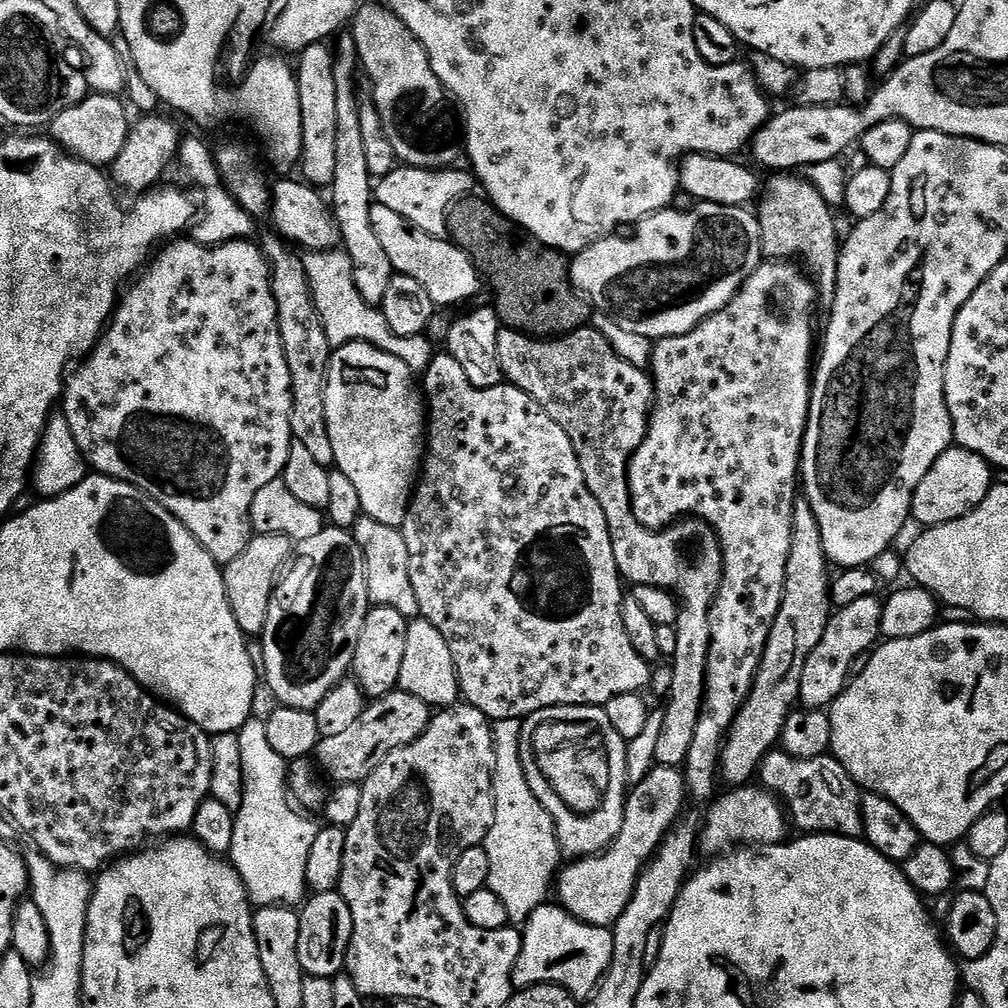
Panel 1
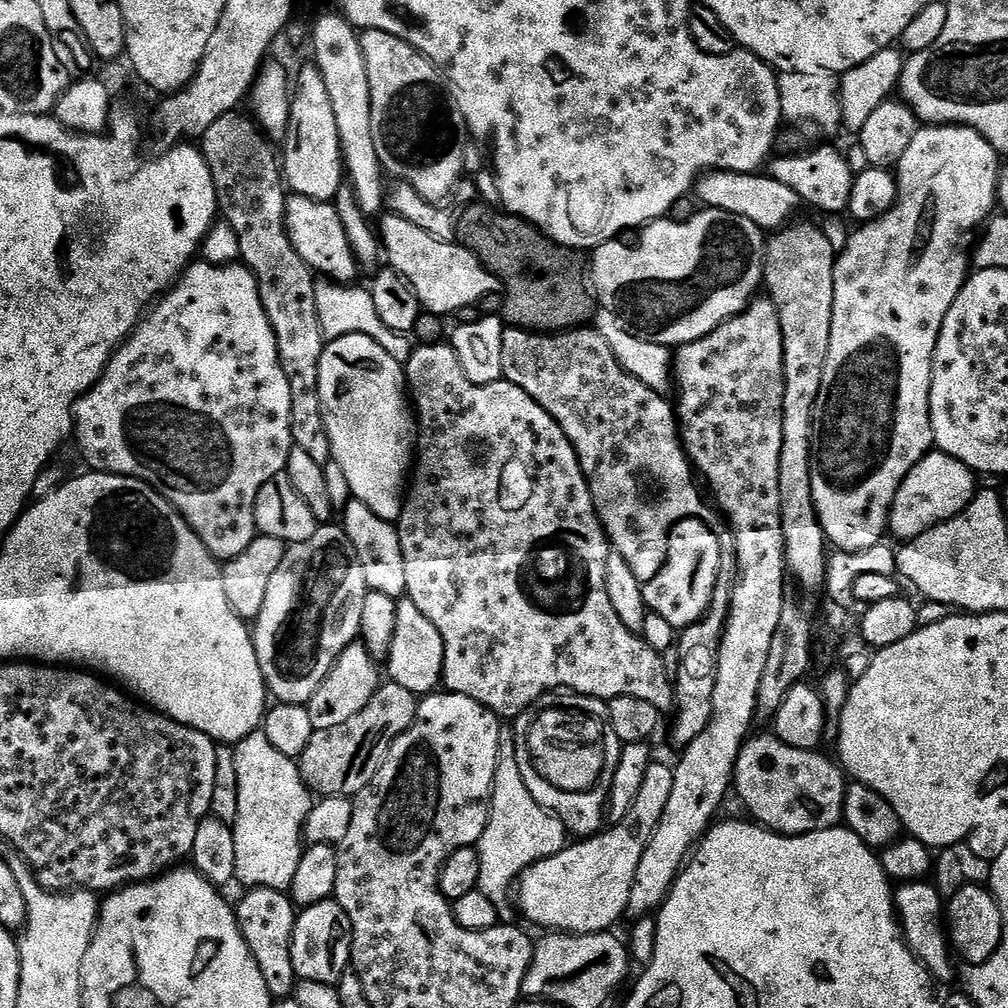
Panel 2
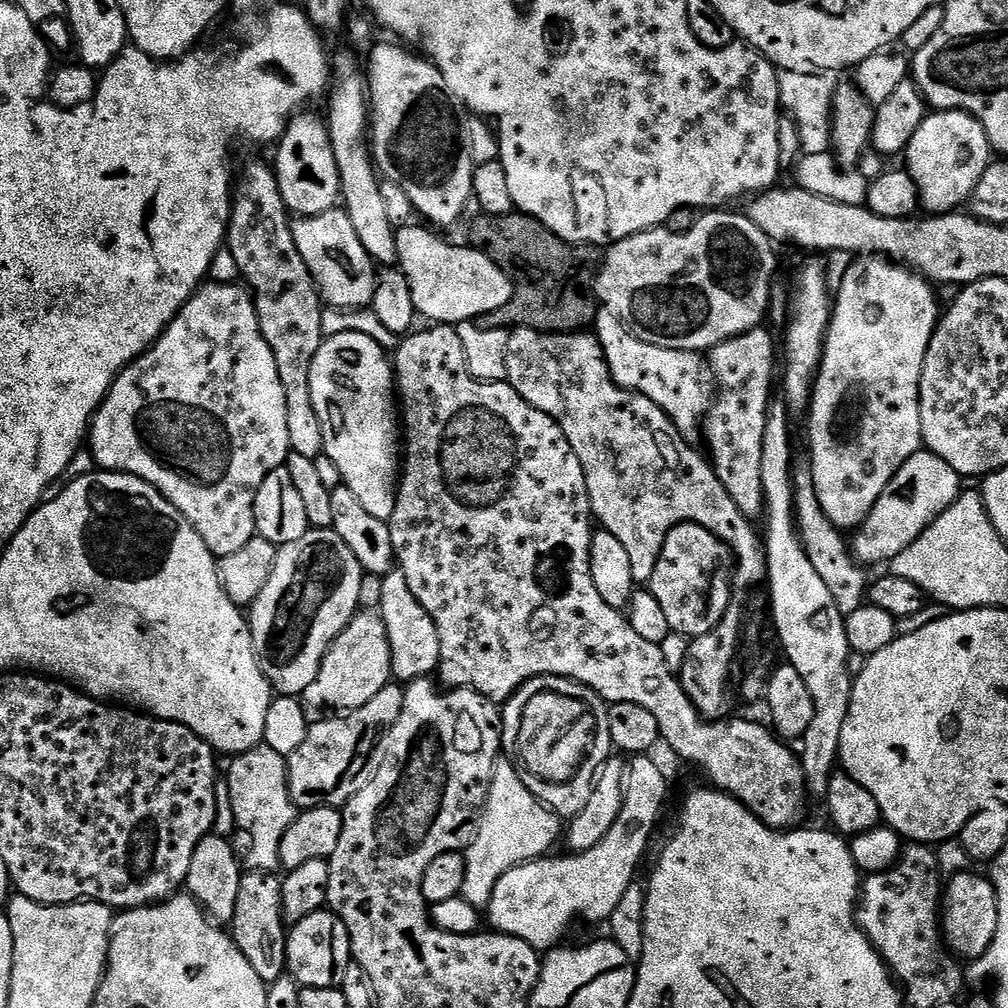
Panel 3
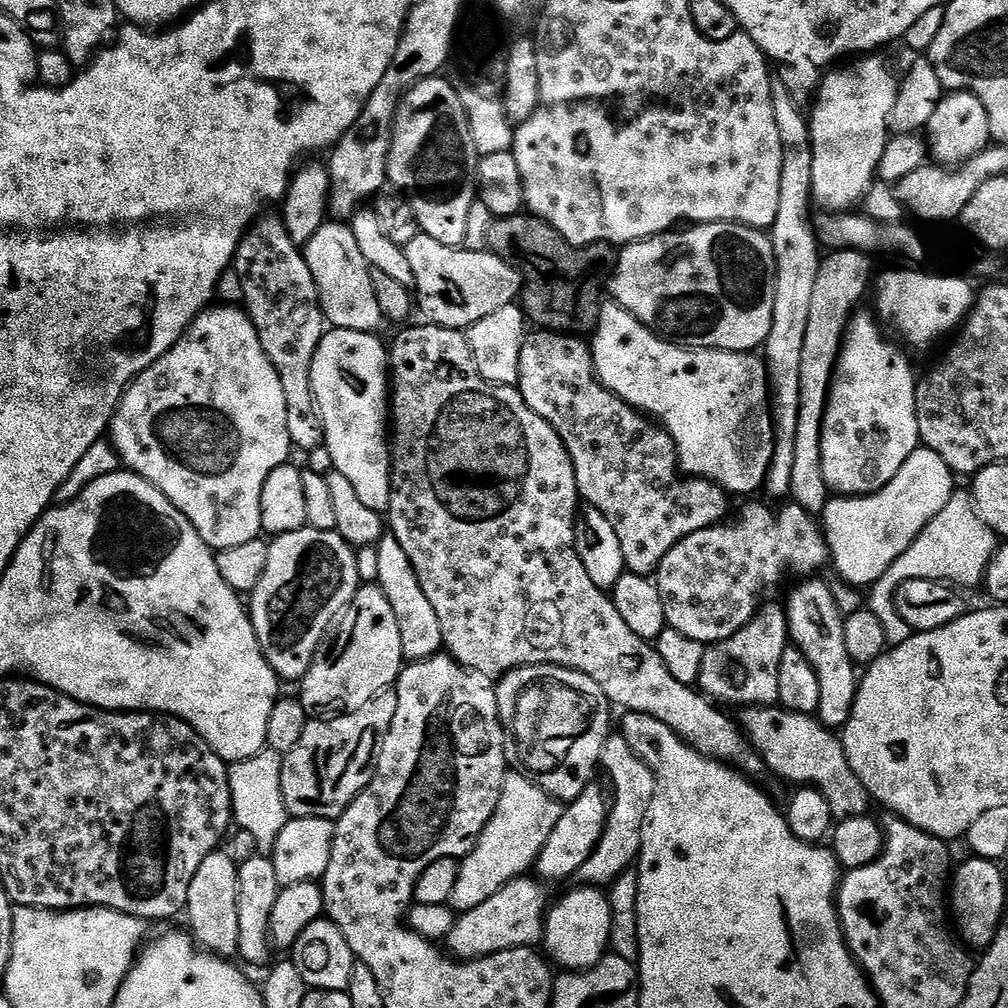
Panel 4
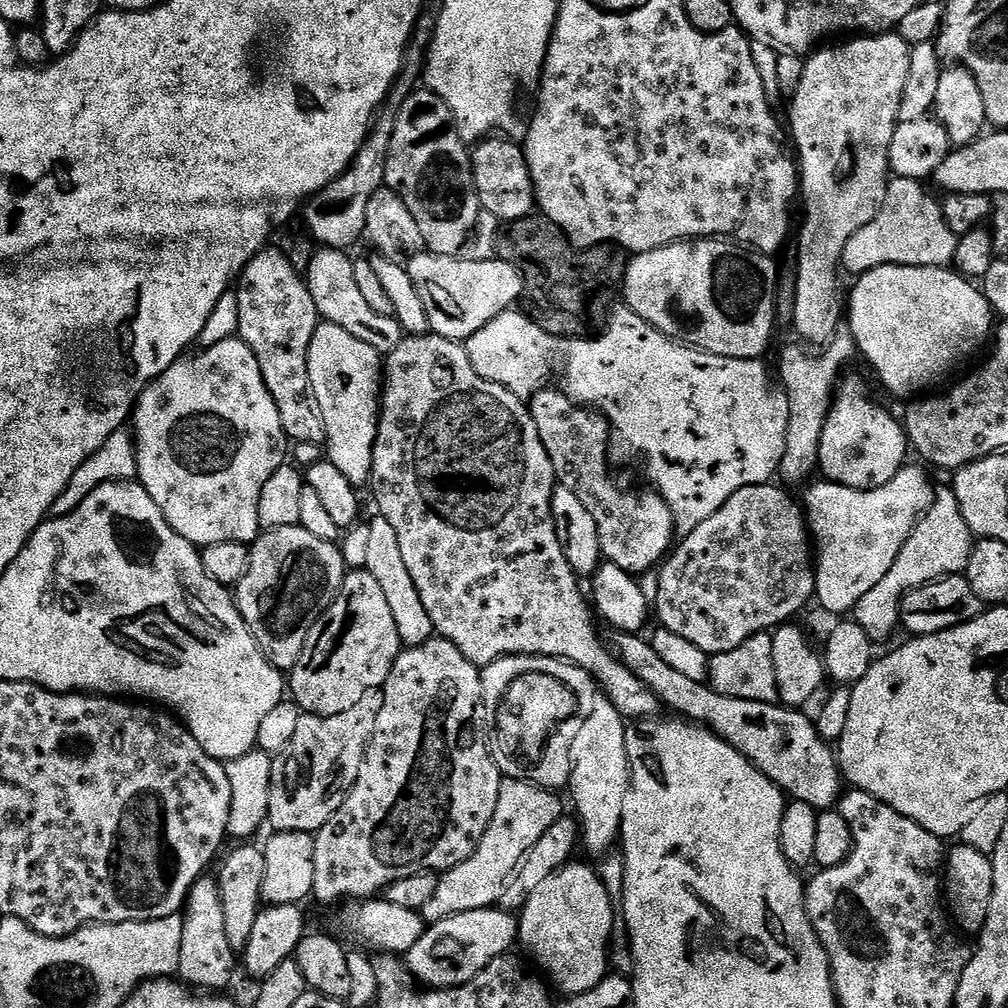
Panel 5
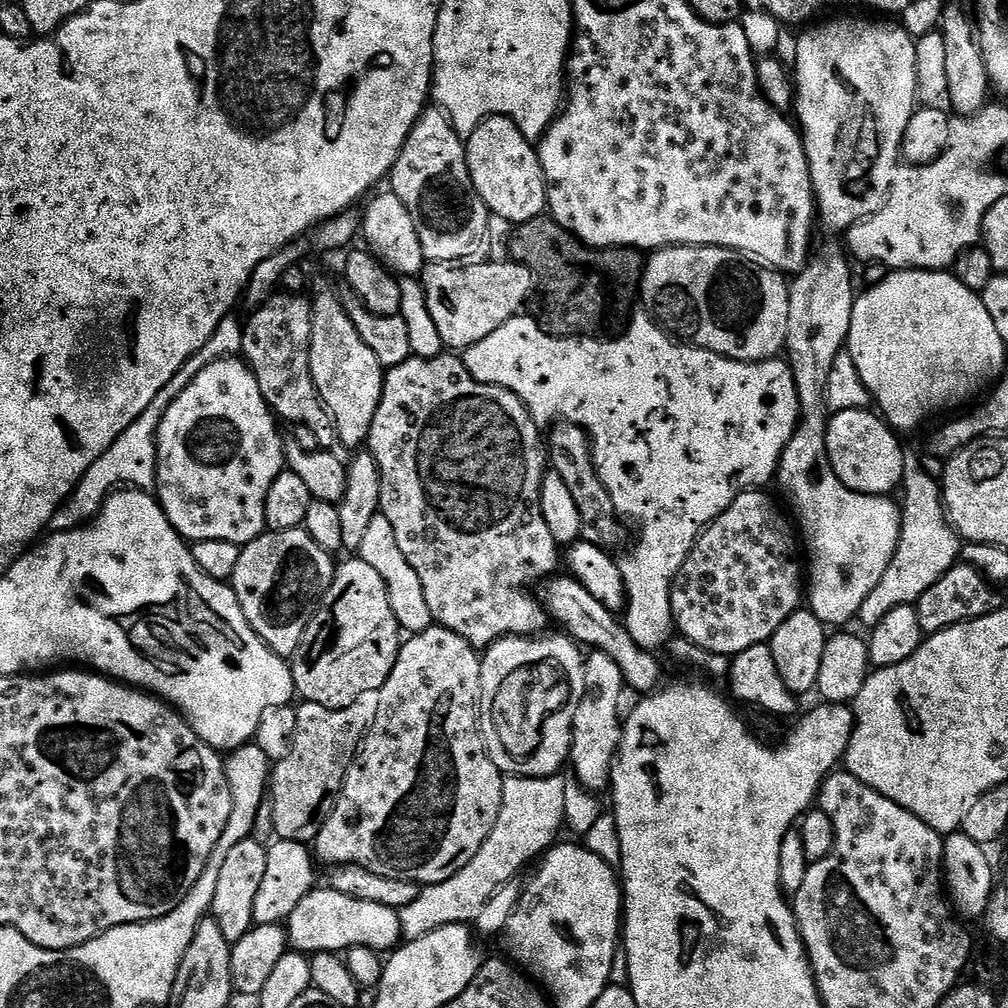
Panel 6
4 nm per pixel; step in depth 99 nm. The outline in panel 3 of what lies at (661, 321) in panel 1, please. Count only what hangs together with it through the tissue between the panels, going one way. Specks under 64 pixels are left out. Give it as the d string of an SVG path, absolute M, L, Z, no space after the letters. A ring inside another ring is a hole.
M732 210L716 211L720 212L705 211L698 224L688 233L670 233L664 226L661 226L627 236L625 240L620 240L607 249L596 277L594 295L603 307L609 308L623 322L624 327L642 342L650 342L654 346L662 346L670 350L686 350L687 352L704 354L717 348L724 340L734 338L752 328L761 327L765 323L764 315L768 312L768 299L772 296L772 275L776 272L775 250L777 251L777 249L774 247L774 241L758 226L754 226L754 222L746 214L740 213L739 216L736 212L728 212Z

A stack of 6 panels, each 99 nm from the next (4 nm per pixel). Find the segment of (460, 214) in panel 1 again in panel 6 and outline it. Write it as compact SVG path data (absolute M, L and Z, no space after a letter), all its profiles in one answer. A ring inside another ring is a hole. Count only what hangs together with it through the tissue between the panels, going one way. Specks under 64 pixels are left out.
M544 214L513 227L508 256L532 271L539 291L544 291L540 329L561 338L600 338L607 328L623 321L633 311L632 303L637 303L646 263L643 251L591 247Z

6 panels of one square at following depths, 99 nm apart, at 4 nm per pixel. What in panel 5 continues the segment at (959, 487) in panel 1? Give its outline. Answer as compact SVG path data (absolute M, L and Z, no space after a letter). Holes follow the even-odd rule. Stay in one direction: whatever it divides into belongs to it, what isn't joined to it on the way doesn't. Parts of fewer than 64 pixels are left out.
M905 466L898 475L890 478L886 486L871 490L847 488L841 484L823 482L816 484L802 499L806 509L806 519L811 535L814 537L814 563L816 565L815 599L828 612L848 612L855 609L856 603L862 599L873 586L878 586L882 578L886 578L890 566L894 566L894 558L902 550L906 538L916 529L920 517L932 505L934 484L920 468Z

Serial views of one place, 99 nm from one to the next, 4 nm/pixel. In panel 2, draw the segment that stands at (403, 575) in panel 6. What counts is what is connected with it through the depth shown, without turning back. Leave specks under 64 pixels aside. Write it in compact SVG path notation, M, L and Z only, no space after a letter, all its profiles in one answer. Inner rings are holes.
M407 598L397 603L395 610L398 626L394 626L394 642L388 651L386 661L386 676L389 681L405 690L410 690L417 698L423 698L439 689L444 675L444 647L442 634L434 630L430 618L414 606L414 602Z

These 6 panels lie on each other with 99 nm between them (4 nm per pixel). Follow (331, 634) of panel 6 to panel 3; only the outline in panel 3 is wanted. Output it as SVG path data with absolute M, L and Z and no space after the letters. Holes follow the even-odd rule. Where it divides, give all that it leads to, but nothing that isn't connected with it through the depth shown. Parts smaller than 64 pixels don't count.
M376 610L357 611L346 630L342 630L342 634L338 634L330 646L318 678L314 678L314 682L310 682L308 689L302 693L304 713L309 725L356 712L366 706L366 702L370 702L370 698L374 698L374 694L378 694L378 690L385 688L392 679L392 651L384 617Z

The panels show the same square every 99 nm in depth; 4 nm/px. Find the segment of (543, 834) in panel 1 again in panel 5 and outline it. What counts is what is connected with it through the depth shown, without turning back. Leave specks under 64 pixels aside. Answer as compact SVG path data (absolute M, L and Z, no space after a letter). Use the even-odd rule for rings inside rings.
M501 779L498 810L494 810L494 818L490 818L490 826L482 842L469 860L448 869L440 876L434 898L430 898L430 902L426 902L422 909L425 921L445 920L451 916L466 914L470 910L499 905L504 889L534 850L542 834L562 817L560 800L556 796L559 795L555 791L527 784L524 780Z

